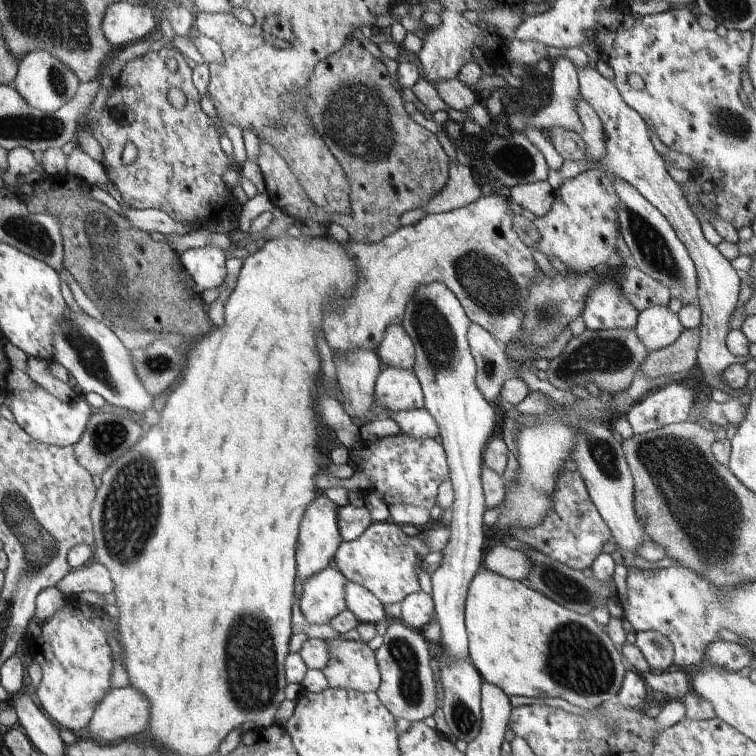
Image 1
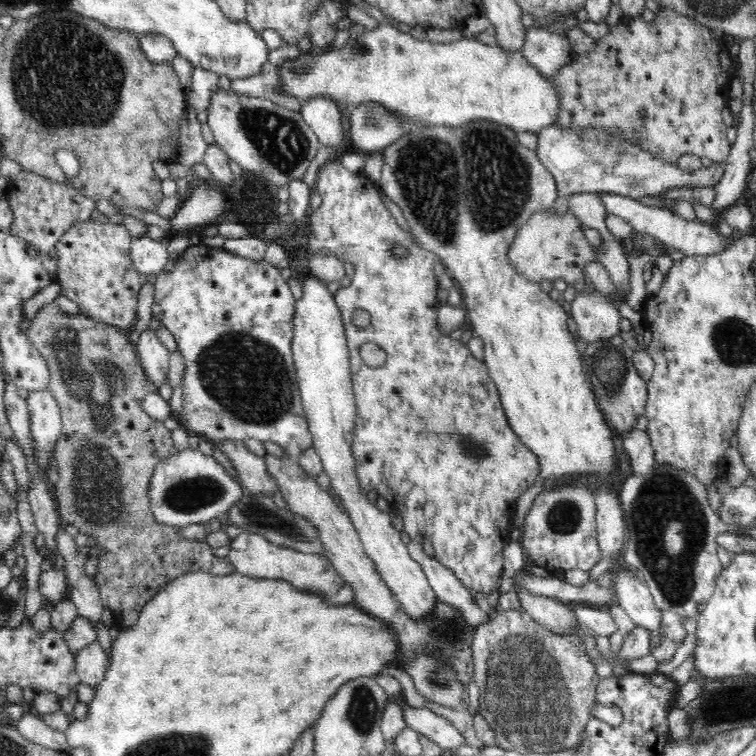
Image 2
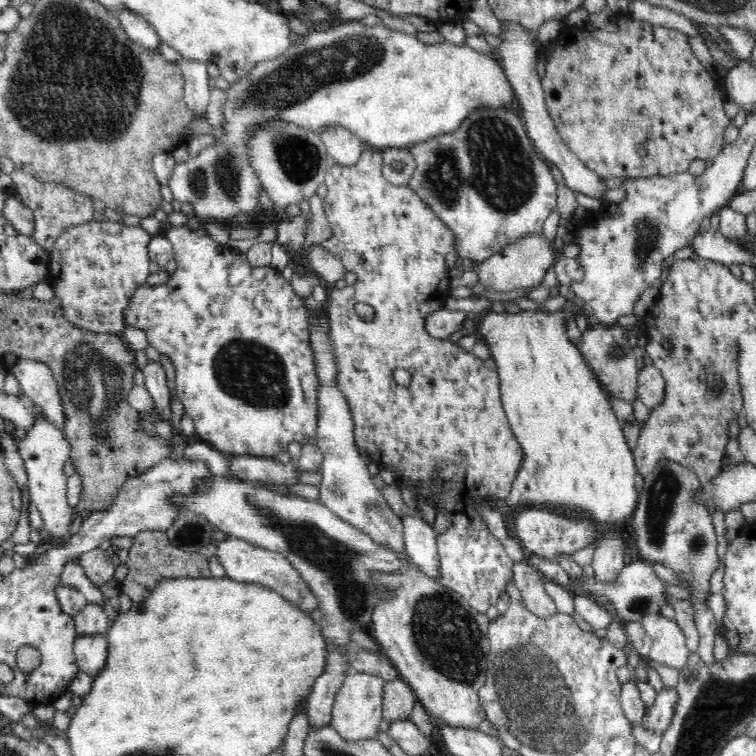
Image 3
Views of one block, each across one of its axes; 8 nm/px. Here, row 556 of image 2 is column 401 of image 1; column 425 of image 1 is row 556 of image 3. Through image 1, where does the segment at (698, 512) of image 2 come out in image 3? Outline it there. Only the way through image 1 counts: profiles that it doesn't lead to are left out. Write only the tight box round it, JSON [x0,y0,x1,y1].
[630,456,720,666]

